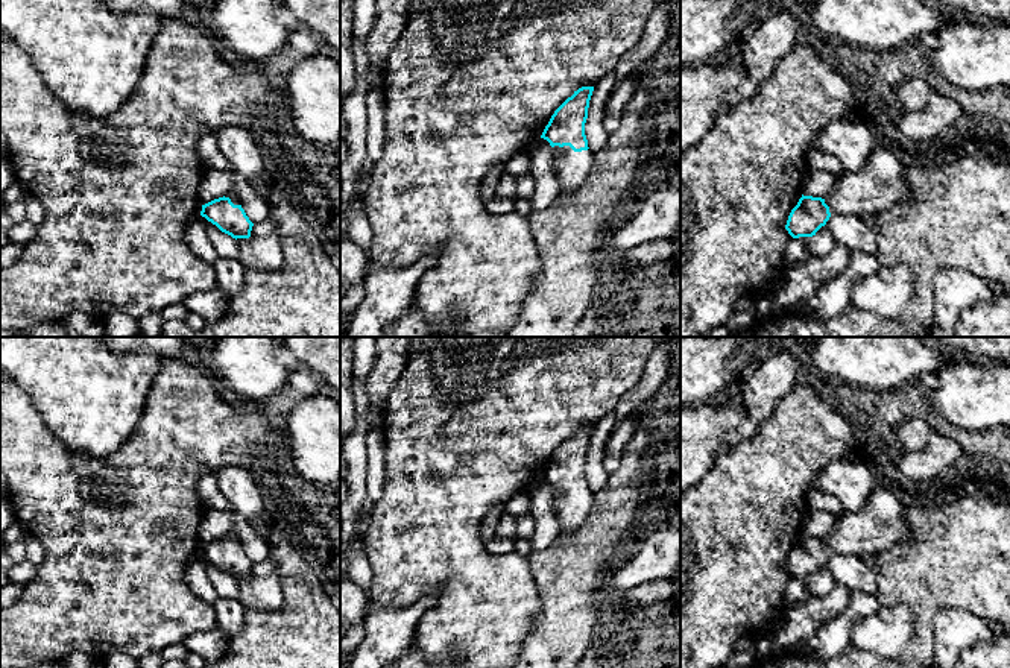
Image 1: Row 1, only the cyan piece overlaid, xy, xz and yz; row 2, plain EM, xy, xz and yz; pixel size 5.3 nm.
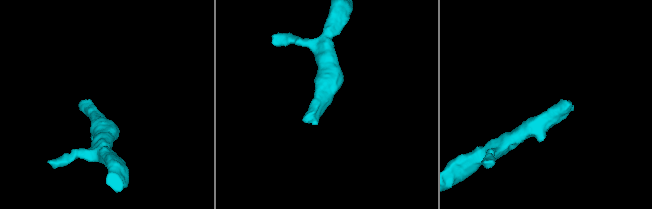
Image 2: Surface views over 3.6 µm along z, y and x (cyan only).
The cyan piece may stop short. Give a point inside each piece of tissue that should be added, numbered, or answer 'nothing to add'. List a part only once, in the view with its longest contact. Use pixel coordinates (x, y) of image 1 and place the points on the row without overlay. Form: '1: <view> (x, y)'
1: xz (570, 507)

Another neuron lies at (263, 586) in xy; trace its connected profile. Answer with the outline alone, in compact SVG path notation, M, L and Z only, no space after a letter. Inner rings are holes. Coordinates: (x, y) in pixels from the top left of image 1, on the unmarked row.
M270 557L252 566L249 578L237 578L238 600L246 606L257 603L263 610L276 610L282 606L284 595L276 565Z

